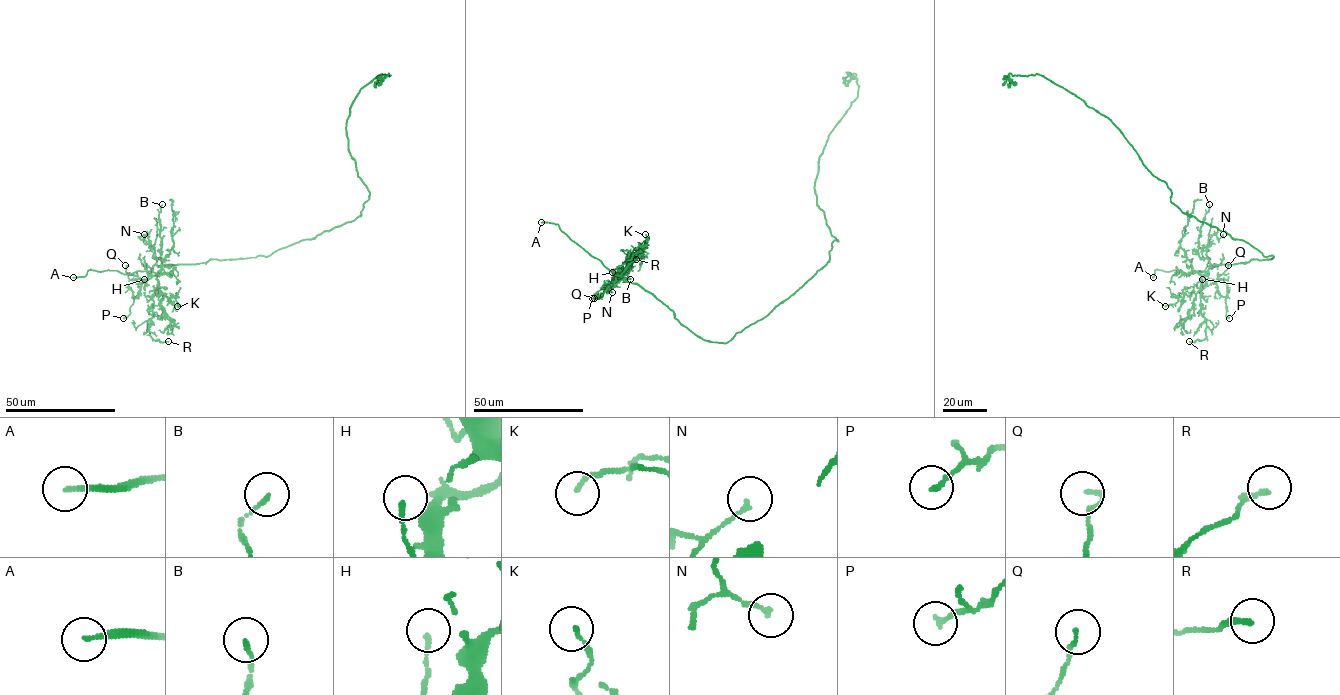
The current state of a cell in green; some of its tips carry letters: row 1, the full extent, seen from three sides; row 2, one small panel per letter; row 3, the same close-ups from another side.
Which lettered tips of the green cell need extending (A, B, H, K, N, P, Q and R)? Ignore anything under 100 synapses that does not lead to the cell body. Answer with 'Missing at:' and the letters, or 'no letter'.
Missing at: A

